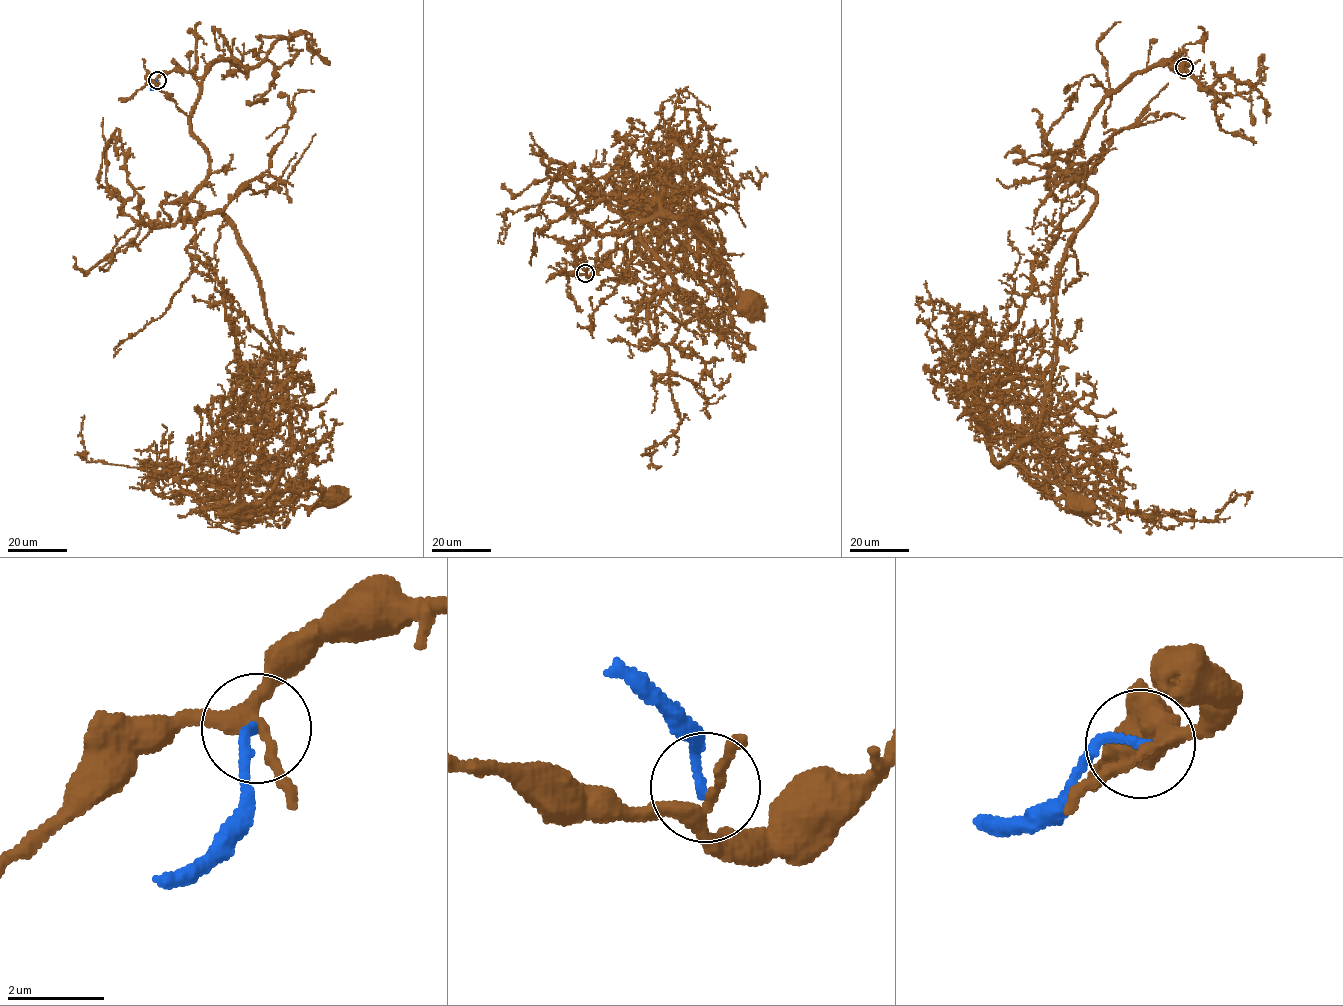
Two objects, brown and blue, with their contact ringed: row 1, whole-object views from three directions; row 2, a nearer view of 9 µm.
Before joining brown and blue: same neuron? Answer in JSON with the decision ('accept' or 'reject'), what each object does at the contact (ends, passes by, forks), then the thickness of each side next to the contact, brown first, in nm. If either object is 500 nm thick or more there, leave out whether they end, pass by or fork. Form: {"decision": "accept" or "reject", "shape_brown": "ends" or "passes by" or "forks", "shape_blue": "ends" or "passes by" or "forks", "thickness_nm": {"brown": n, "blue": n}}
{"decision": "reject", "shape_brown": "forks", "shape_blue": "ends", "thickness_nm": {"brown": 240, "blue": 190}}

